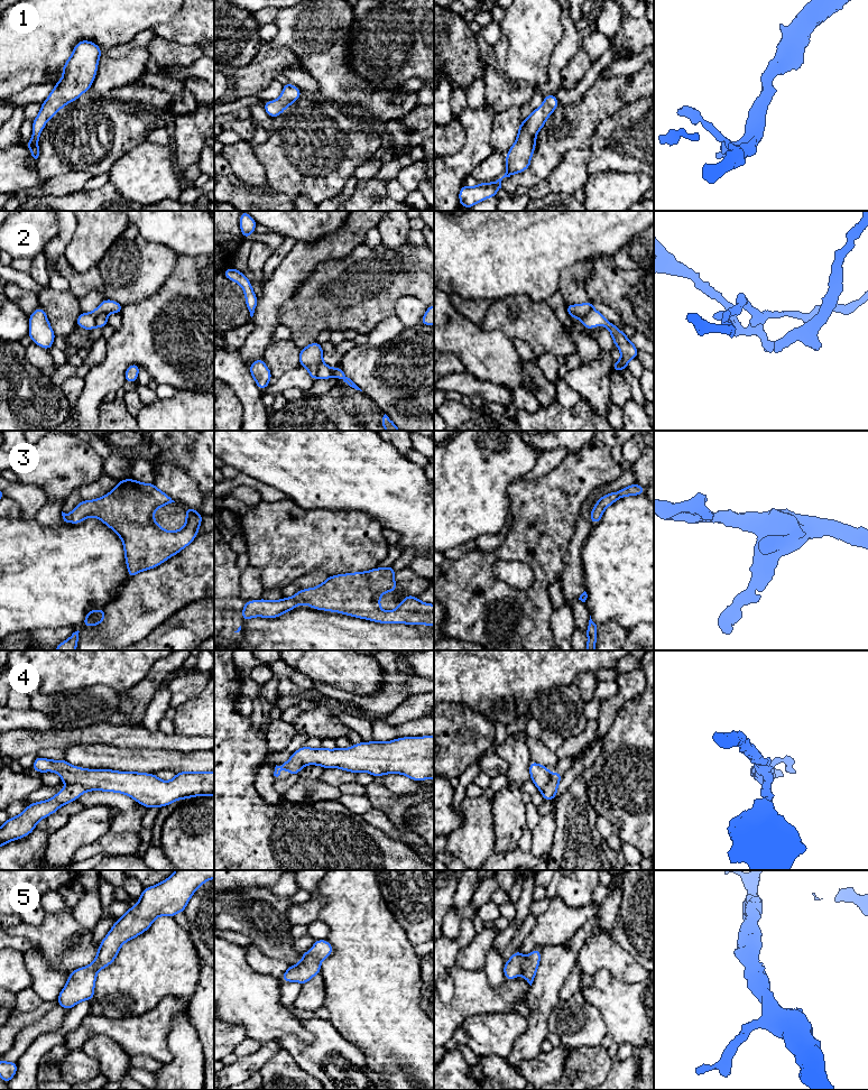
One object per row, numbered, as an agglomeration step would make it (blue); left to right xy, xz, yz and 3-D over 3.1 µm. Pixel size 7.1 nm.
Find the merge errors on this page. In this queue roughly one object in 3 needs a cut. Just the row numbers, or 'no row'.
2

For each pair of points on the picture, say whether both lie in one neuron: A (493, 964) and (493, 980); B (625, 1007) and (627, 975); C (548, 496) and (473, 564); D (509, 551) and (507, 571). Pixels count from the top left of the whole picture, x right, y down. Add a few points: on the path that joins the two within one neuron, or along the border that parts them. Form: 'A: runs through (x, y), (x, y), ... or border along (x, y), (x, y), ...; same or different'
A: runs through (493, 968), (493, 977); same
B: border along (605, 968), (616, 978), (626, 982), (642, 981); different
C: runs through (533, 517), (526, 529), (501, 554), (495, 555); same
D: border along (491, 567), (497, 561), (523, 561), (533, 571); different

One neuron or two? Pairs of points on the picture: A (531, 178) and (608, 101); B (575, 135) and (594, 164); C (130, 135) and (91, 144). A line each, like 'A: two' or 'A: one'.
A: one
B: two
C: one

